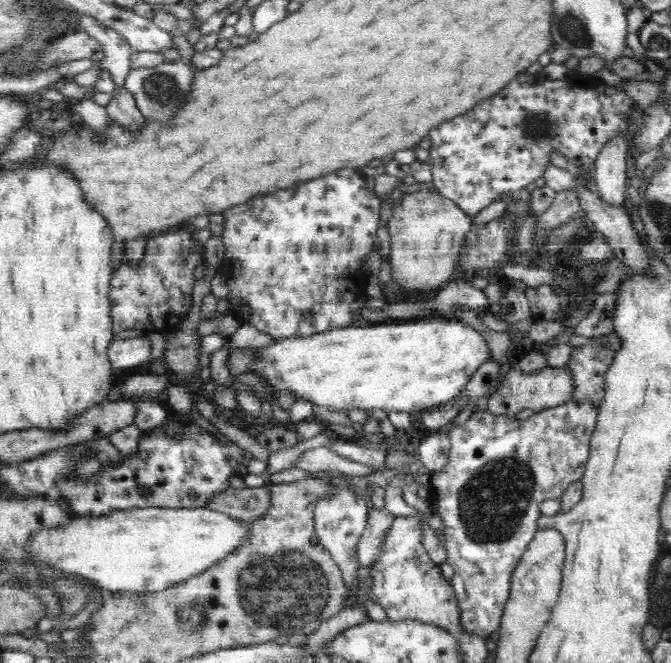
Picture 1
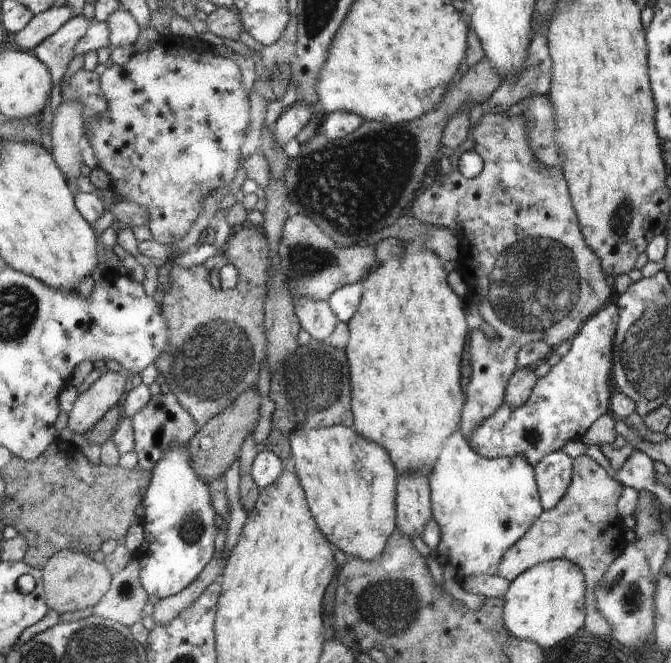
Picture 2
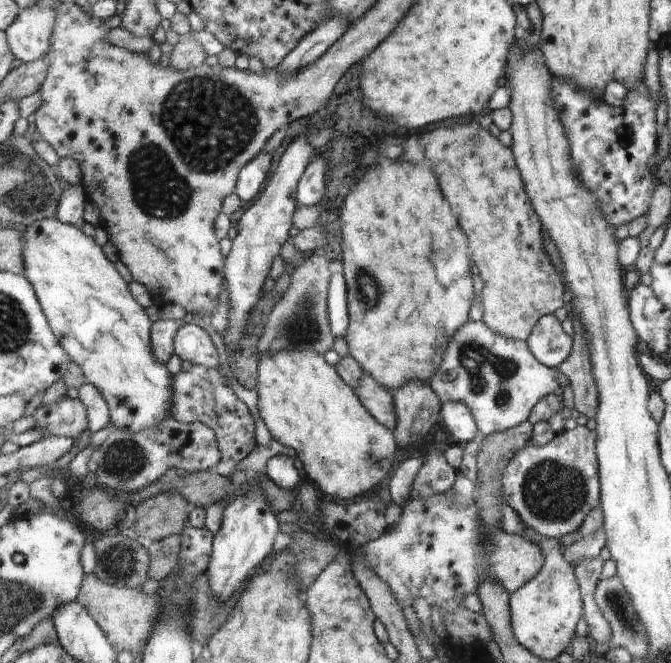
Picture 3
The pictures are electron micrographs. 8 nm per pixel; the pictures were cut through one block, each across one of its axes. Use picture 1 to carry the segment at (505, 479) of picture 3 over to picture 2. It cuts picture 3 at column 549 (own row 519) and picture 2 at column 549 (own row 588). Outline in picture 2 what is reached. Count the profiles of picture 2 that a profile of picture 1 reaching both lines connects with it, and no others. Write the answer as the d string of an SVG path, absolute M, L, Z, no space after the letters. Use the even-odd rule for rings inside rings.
M554 451L536 464L536 481L540 489L541 507L552 510L568 490L573 460L563 451Z

